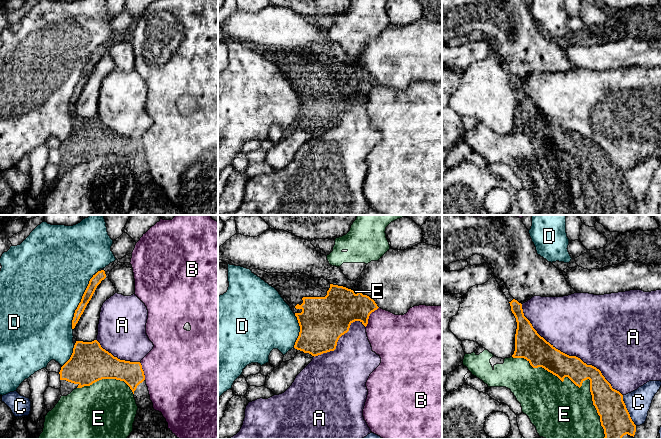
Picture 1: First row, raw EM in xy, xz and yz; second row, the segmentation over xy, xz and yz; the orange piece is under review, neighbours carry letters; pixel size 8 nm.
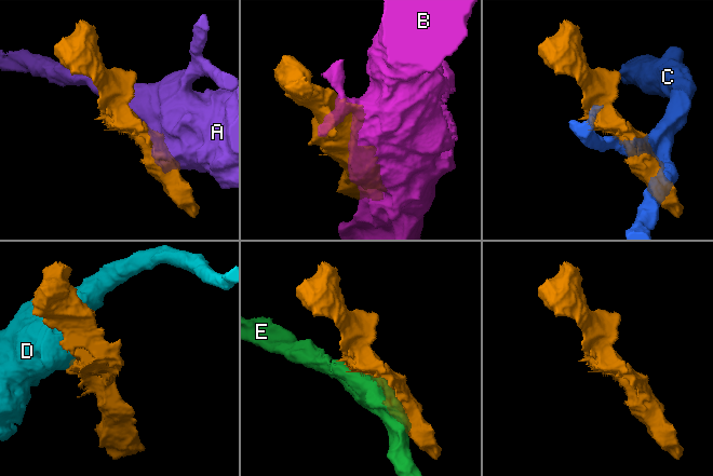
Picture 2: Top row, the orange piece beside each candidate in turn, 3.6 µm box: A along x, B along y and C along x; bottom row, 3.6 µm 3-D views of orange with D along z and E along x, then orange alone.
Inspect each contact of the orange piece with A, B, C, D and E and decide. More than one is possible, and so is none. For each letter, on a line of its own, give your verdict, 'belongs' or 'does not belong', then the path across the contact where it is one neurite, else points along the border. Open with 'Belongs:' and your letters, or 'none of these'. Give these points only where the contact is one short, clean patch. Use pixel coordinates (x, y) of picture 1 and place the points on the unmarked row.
Belongs: none of these
A: does not belong
B: does not belong
C: does not belong
D: does not belong
E: does not belong

